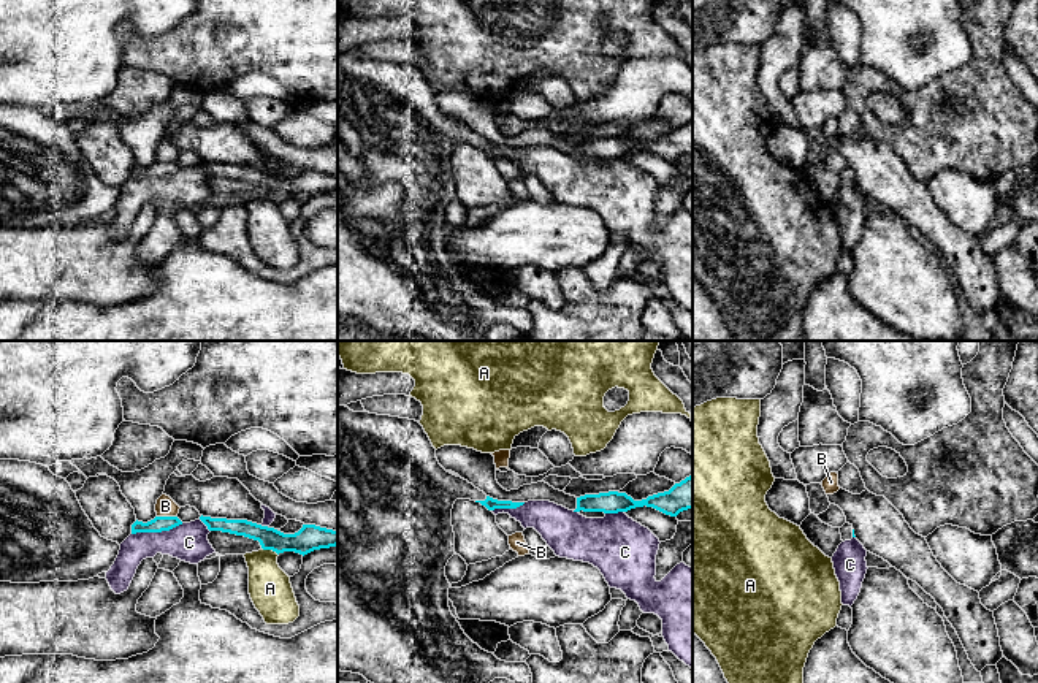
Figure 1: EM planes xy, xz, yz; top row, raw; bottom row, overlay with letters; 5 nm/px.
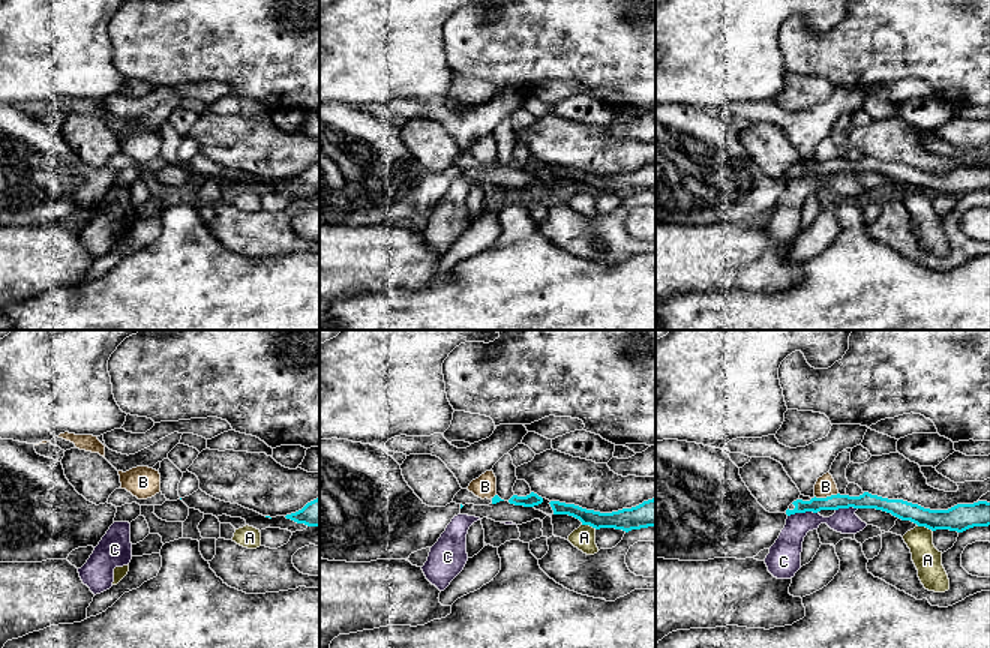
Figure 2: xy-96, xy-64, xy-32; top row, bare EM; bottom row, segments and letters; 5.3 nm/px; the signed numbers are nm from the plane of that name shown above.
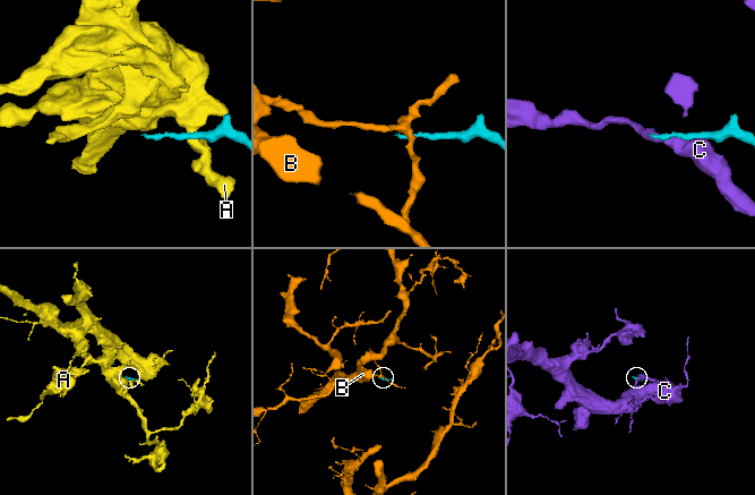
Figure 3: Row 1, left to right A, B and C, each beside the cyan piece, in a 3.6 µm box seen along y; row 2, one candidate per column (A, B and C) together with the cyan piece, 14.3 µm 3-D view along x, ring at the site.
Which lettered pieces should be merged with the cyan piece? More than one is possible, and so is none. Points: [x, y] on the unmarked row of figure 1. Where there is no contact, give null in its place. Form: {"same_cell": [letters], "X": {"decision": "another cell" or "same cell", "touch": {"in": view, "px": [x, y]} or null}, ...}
{"same_cell": [], "A": {"decision": "another cell", "touch": {"in": "xy", "px": [270, 194]}}, "B": {"decision": "another cell", "touch": {"in": "xy", "px": [167, 162]}}, "C": {"decision": "another cell", "touch": {"in": "xy", "px": [157, 176]}}}

